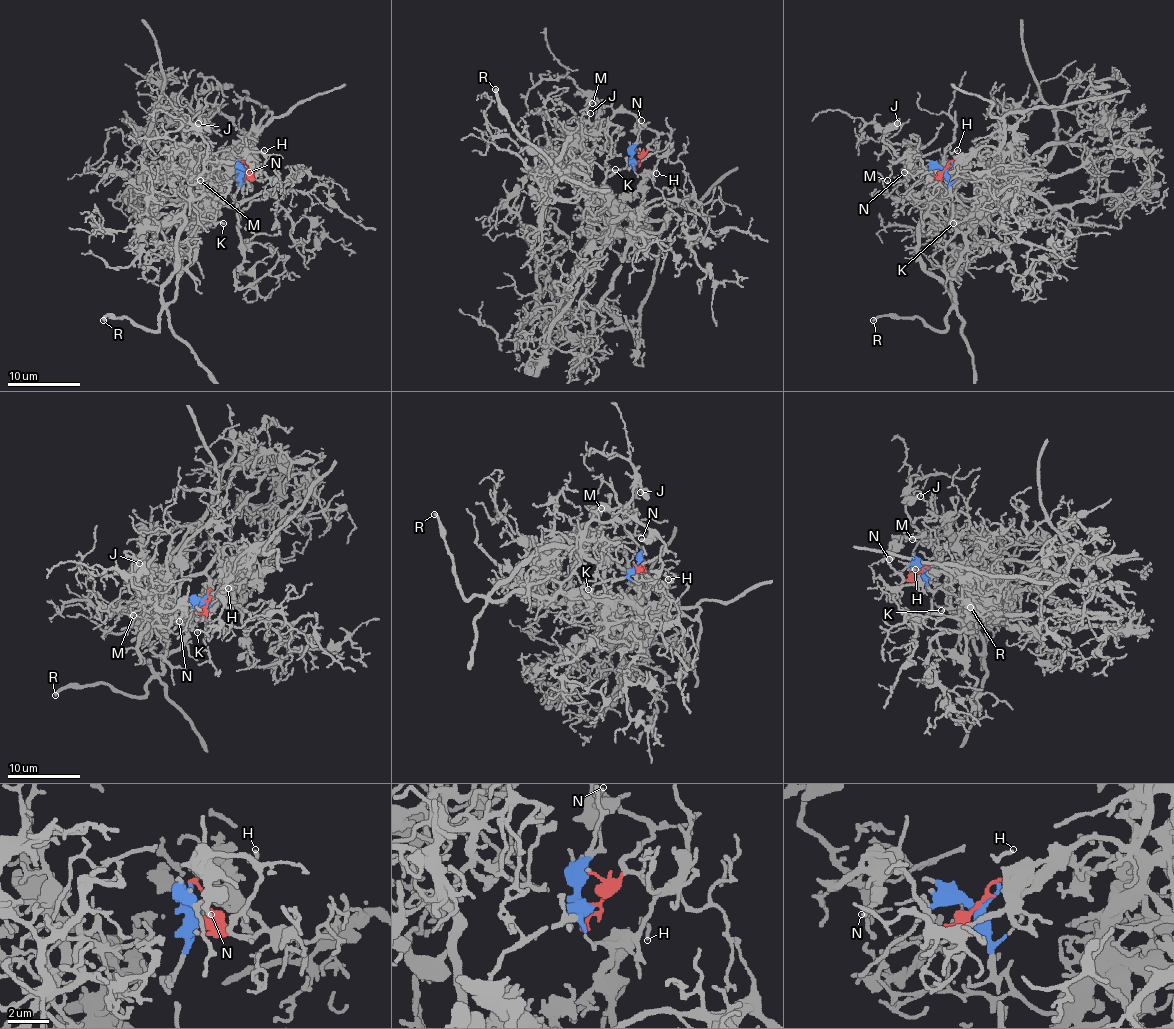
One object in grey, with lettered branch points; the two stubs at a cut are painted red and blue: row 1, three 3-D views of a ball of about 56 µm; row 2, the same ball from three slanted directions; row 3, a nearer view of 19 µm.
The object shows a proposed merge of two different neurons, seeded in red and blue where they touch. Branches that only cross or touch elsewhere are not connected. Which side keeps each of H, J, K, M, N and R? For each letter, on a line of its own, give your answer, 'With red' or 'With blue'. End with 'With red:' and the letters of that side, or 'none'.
H: With blue
J: With red
K: With blue
M: With red
N: With red
R: With blue
With red: J, M, N

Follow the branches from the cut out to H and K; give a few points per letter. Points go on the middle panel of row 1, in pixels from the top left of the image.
H: (636, 161), (637, 175), (654, 168), (655, 174)
K: (636, 161), (607, 177), (601, 188), (607, 172), (616, 170)

